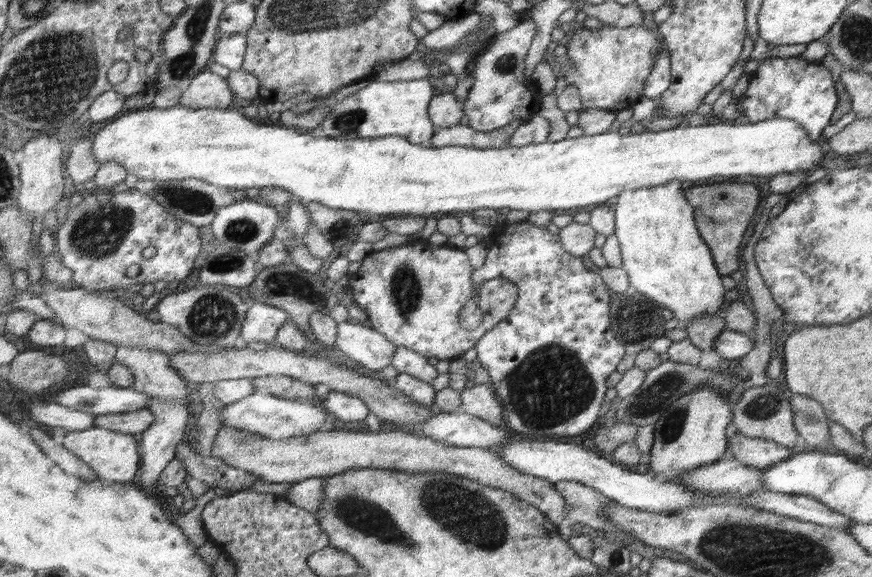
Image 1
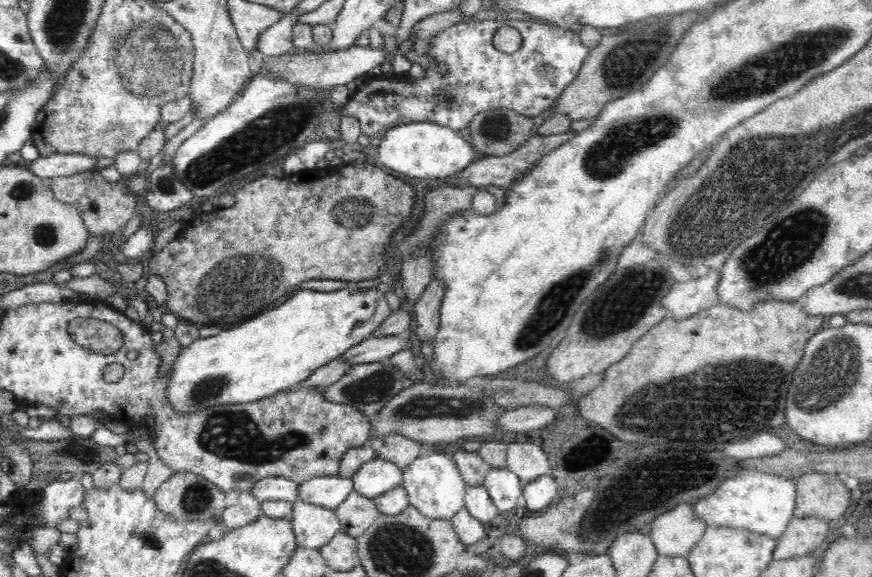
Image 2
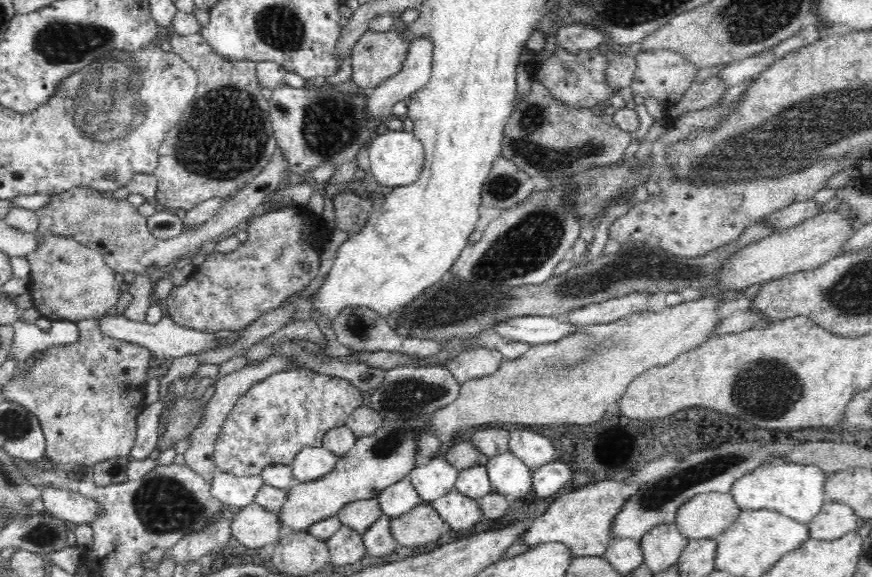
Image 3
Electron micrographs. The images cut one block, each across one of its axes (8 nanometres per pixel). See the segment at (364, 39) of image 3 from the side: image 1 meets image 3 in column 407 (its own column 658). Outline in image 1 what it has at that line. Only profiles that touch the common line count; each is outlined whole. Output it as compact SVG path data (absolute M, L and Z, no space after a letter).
M607 25L600 29L569 30L569 33L570 40L564 45L570 63L562 66L562 72L567 86L578 88L581 106L616 111L635 106L645 92L654 60L662 48L656 34L643 26L614 28Z

